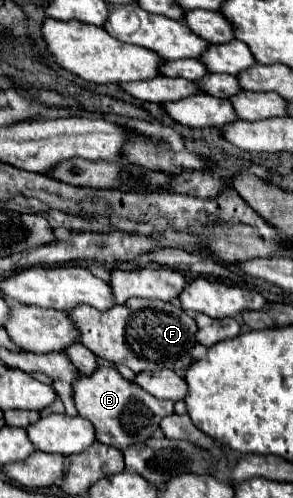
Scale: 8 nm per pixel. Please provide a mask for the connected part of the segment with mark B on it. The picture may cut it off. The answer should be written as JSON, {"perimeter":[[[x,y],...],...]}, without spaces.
{"perimeter":[[[98,367],[90,377],[82,375],[82,379],[74,383],[74,403],[78,413],[92,421],[98,441],[120,451],[126,451],[128,447],[150,439],[160,421],[172,413],[174,405],[172,401],[162,401],[154,395],[148,395],[148,391],[144,391],[142,387],[126,381],[114,367]]]}

